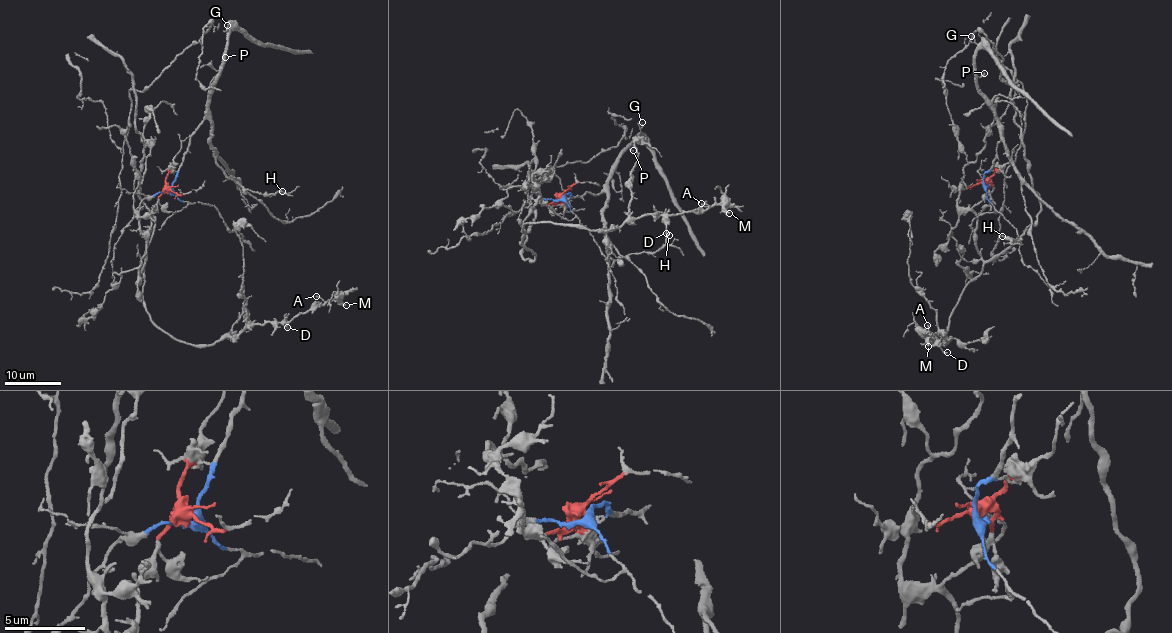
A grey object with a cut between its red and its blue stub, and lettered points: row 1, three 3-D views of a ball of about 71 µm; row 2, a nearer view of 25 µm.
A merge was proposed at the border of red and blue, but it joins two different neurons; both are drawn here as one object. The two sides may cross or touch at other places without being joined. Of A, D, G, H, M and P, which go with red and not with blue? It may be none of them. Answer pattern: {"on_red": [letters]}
{"on_red": ["A", "D", "M"]}

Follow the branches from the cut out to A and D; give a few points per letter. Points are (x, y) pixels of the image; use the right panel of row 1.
A: (984, 183), (987, 196), (972, 207), (983, 270), (956, 304), (948, 342), (935, 334), (933, 343), (927, 325)
D: (984, 183), (989, 182), (987, 196), (972, 207), (983, 270), (954, 307), (948, 342), (934, 334), (947, 352)

